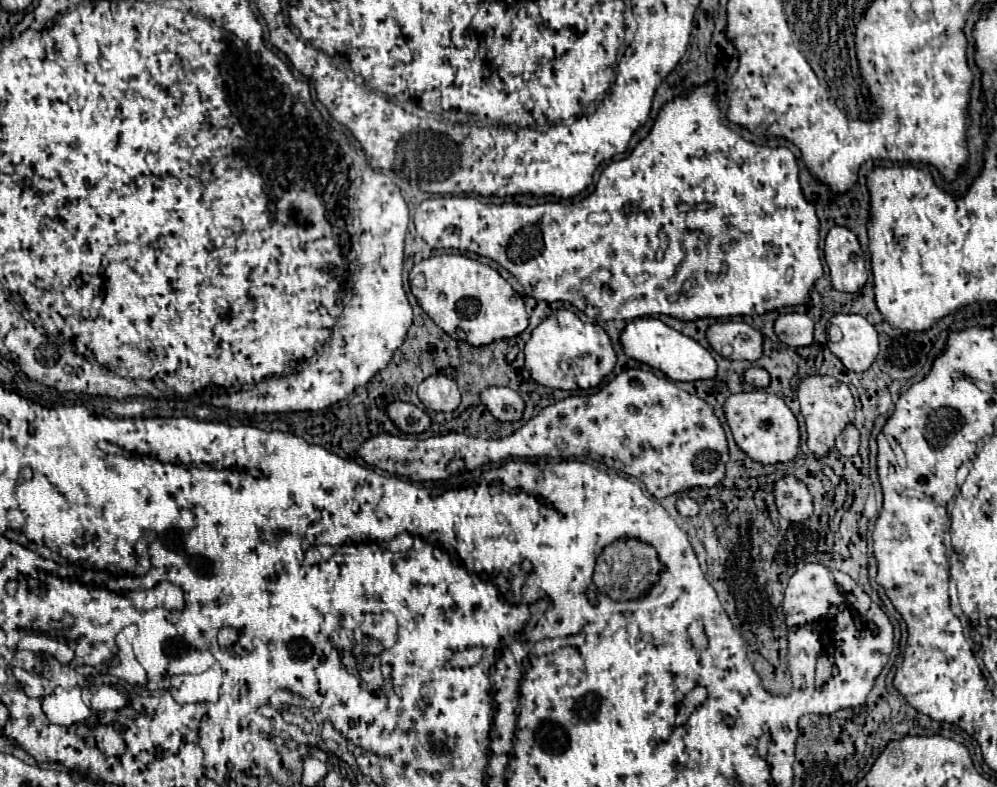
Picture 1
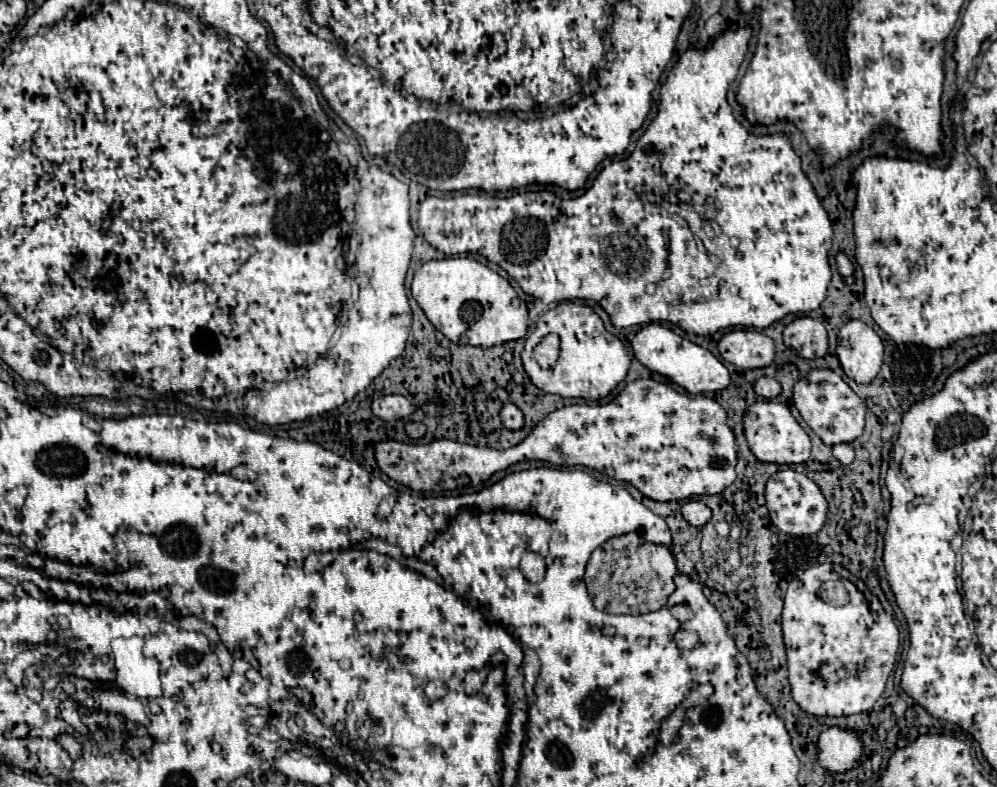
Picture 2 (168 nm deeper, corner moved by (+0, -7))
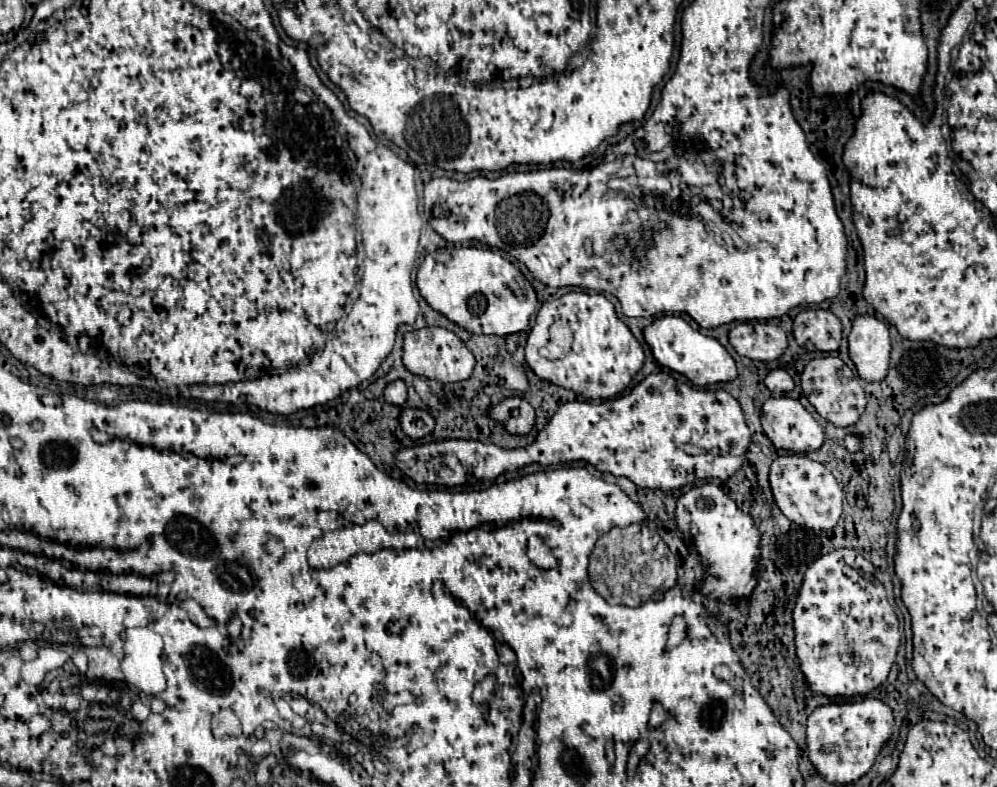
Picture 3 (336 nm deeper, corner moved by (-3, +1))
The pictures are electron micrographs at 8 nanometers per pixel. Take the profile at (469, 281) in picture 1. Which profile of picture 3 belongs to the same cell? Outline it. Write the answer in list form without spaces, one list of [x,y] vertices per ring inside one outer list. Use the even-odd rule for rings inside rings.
[[[443,247],[427,253],[417,271],[417,287],[421,297],[449,321],[461,325],[469,333],[511,335],[527,331],[529,317],[535,313],[535,289],[519,285],[521,271],[491,249],[479,247]]]

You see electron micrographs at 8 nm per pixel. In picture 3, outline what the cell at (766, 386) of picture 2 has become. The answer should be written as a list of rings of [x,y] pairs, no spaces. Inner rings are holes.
[[[775,369],[775,371],[771,371],[771,373],[767,375],[767,379],[765,379],[765,385],[767,385],[767,389],[769,389],[771,393],[789,393],[789,391],[795,387],[793,377],[791,377],[785,369]]]

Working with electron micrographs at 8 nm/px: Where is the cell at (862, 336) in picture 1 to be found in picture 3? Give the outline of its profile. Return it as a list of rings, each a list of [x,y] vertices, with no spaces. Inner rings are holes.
[[[857,317],[849,335],[849,357],[863,381],[883,381],[889,371],[889,329],[875,317]]]

